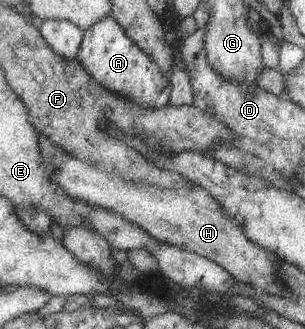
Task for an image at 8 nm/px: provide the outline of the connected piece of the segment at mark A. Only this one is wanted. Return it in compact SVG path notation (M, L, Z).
M113 16L105 17L85 30L78 60L85 66L87 73L103 87L123 95L125 99L135 101L145 109L161 109L167 107L171 101L171 79L145 50L131 39L130 34Z

